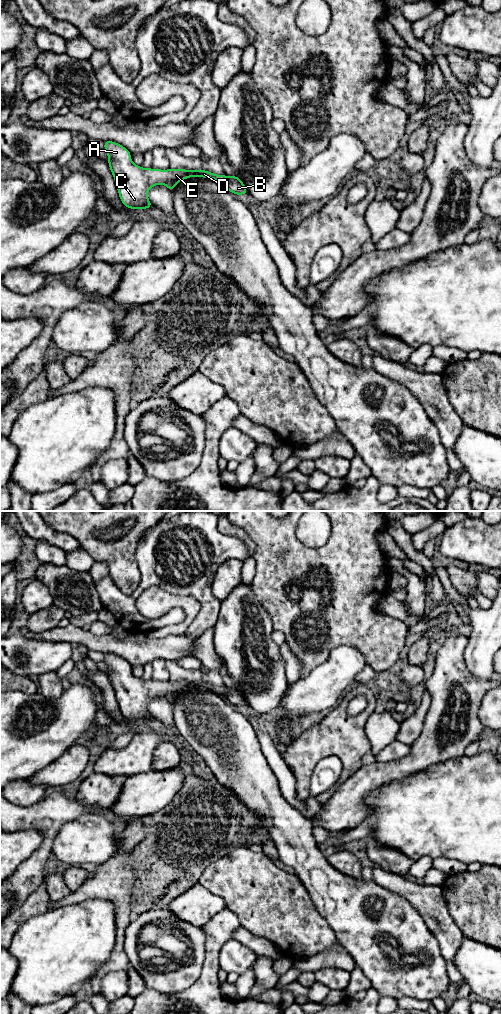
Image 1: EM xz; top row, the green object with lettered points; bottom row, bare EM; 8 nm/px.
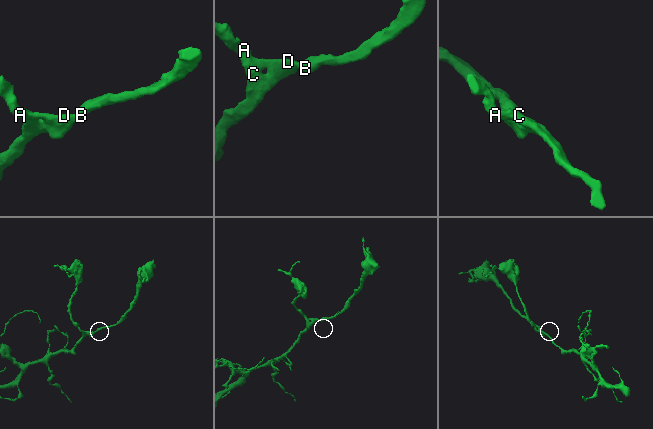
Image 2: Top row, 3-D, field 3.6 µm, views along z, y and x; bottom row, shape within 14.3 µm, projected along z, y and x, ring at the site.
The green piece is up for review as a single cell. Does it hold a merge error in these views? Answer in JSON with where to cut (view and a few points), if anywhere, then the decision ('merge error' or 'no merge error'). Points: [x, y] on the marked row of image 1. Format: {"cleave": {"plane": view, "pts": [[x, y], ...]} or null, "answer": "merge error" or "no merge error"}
{"cleave": null, "answer": "no merge error"}

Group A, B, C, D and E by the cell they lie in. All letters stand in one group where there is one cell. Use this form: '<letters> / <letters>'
A B C D E

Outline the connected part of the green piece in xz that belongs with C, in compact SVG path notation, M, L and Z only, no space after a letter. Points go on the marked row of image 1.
M106 140L104 150L108 154L108 165L115 180L122 204L129 209L150 209L148 190L158 184L165 185L171 192L182 179L204 177L223 184L234 195L248 195L243 181L236 175L218 175L203 169L152 169L141 168L131 161L131 152L124 146Z

